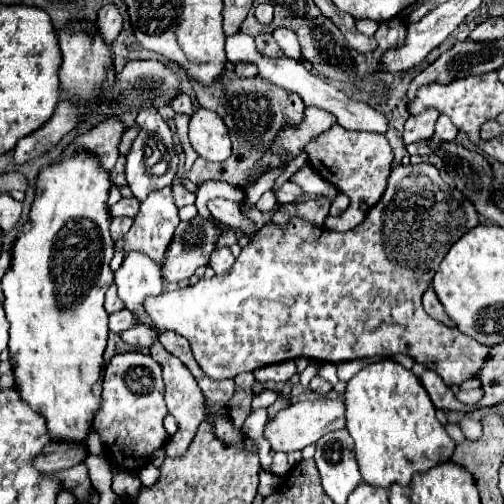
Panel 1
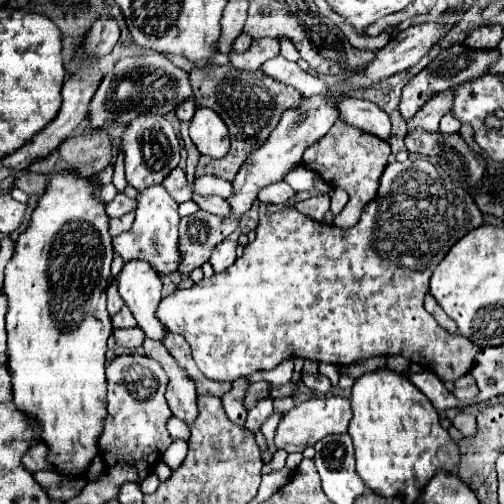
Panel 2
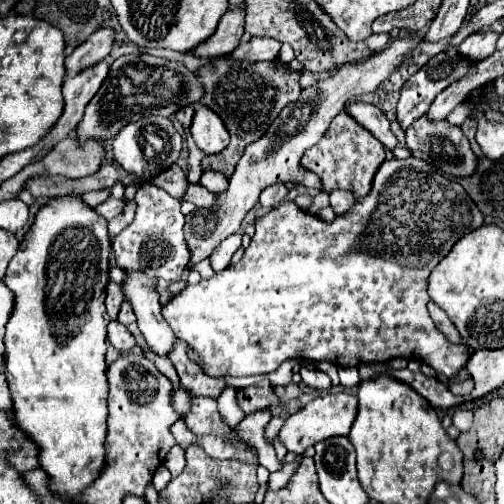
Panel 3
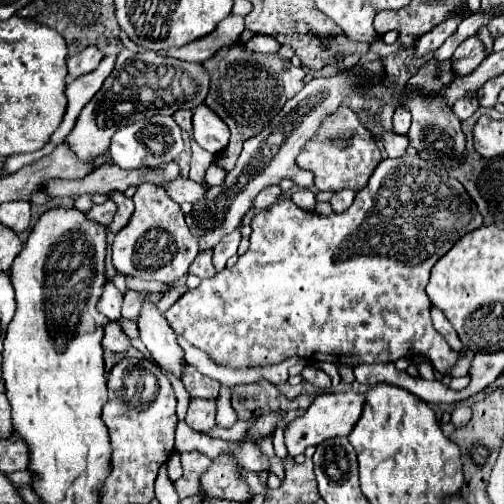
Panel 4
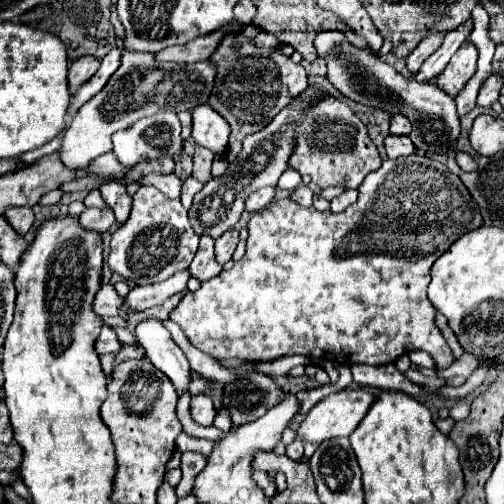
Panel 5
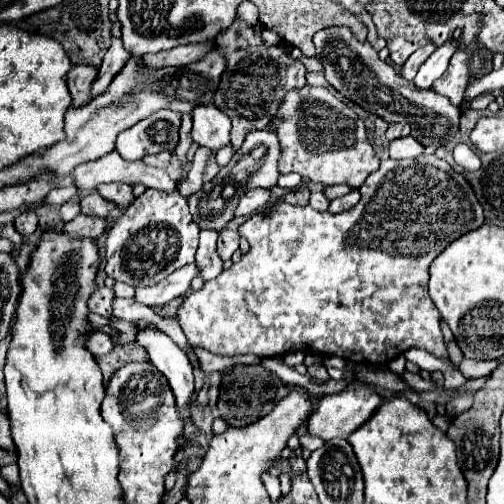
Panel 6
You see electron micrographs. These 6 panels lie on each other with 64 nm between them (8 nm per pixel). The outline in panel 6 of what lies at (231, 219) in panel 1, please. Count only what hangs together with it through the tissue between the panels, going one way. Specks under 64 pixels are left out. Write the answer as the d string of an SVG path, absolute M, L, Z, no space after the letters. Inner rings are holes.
M114 150L108 156L98 160L80 164L74 170L74 184L76 188L94 190L102 182L126 182L126 184L144 184L146 188L176 192L176 180L168 176L166 170L148 168L142 160L126 162Z

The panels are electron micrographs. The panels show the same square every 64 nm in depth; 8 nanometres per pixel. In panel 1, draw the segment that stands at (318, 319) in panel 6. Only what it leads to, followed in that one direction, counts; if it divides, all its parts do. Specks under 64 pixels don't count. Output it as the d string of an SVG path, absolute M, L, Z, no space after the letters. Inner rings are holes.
M408 164L408 166L396 166L392 168L392 176L388 182L388 188L384 192L384 196L380 198L380 202L368 212L366 220L362 224L358 224L356 228L348 230L348 232L328 232L326 228L318 228L312 226L304 220L292 220L292 224L284 226L284 228L276 228L272 222L268 222L258 234L256 238L252 238L252 242L248 246L242 248L242 254L236 258L232 272L224 274L224 276L214 276L212 280L204 280L200 278L194 286L184 286L178 290L168 290L162 292L160 296L148 298L144 302L144 312L148 314L150 322L158 328L158 330L174 330L178 334L182 334L184 338L190 340L192 344L192 352L196 362L202 366L202 370L212 376L212 378L234 378L240 372L246 370L256 370L268 364L276 364L276 362L284 362L284 360L294 360L300 356L306 356L310 360L322 360L322 362L348 362L348 360L358 360L358 358L374 358L374 356L390 356L390 354L408 354L414 360L418 360L420 364L424 364L428 370L436 370L436 374L442 376L442 380L448 386L454 384L462 384L464 380L476 376L480 372L480 366L486 364L492 346L480 344L476 340L472 340L470 336L462 334L458 328L448 328L442 322L430 318L424 308L422 308L422 294L426 292L426 288L432 282L432 276L436 272L436 268L440 266L442 258L446 256L446 252L452 246L452 238L454 242L464 236L468 230L472 230L478 224L478 212L474 210L474 206L456 190L450 188L438 174L438 170L432 164Z

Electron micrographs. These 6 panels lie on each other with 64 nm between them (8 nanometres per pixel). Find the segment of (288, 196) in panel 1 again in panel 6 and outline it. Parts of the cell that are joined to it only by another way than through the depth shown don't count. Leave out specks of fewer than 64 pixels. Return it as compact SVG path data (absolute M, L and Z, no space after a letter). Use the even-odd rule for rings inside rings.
M256 188L256 190L248 190L240 202L238 202L238 208L236 208L236 214L238 216L250 216L252 212L258 212L262 210L270 200L270 190L266 188Z

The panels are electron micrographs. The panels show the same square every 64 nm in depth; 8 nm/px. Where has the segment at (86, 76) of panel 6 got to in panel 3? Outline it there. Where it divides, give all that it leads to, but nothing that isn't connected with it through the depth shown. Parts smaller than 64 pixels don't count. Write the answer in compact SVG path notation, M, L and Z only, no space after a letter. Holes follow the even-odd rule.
M100 26L96 32L92 32L68 58L66 58L66 68L68 72L76 74L88 66L98 64L100 60L104 60L114 44L114 36L116 32L108 26Z

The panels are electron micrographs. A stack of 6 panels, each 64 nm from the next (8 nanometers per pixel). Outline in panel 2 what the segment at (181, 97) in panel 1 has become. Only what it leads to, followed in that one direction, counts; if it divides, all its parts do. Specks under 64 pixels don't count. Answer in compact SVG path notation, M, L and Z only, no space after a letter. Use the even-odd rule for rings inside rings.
M186 100L186 102L180 102L180 106L176 106L176 116L180 118L180 120L186 120L186 122L190 122L192 120L192 116L194 116L194 110L196 110L196 106L194 106L194 100Z

